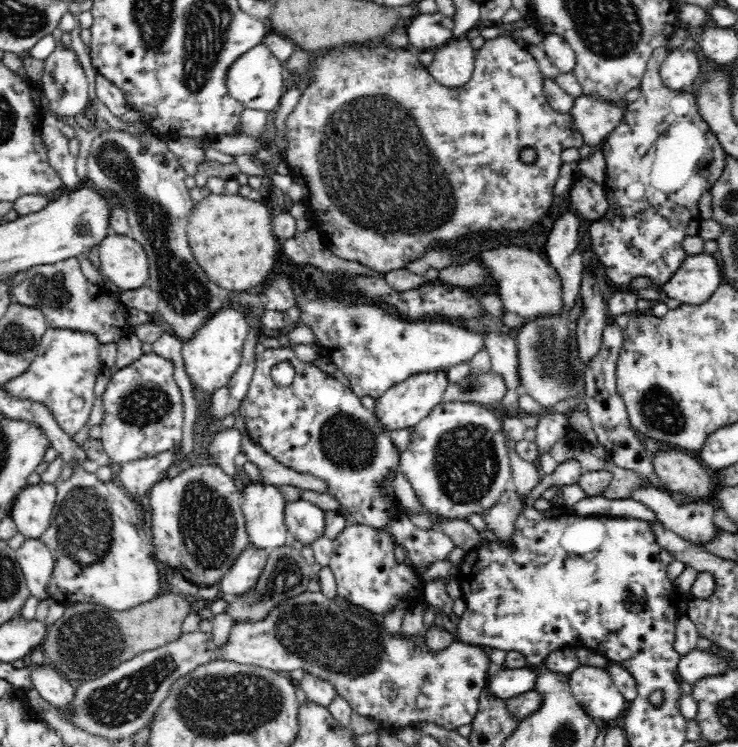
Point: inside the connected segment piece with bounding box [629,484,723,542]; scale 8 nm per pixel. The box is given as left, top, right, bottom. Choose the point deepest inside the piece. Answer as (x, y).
(693, 520)

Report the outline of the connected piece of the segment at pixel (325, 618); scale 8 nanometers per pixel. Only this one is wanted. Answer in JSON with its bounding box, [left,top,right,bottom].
[216,591,492,730]

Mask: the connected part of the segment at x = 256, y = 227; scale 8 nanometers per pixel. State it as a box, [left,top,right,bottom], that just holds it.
[187,192,281,293]

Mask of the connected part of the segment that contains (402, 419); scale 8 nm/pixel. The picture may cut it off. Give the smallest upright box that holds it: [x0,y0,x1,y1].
[374,370,450,432]

